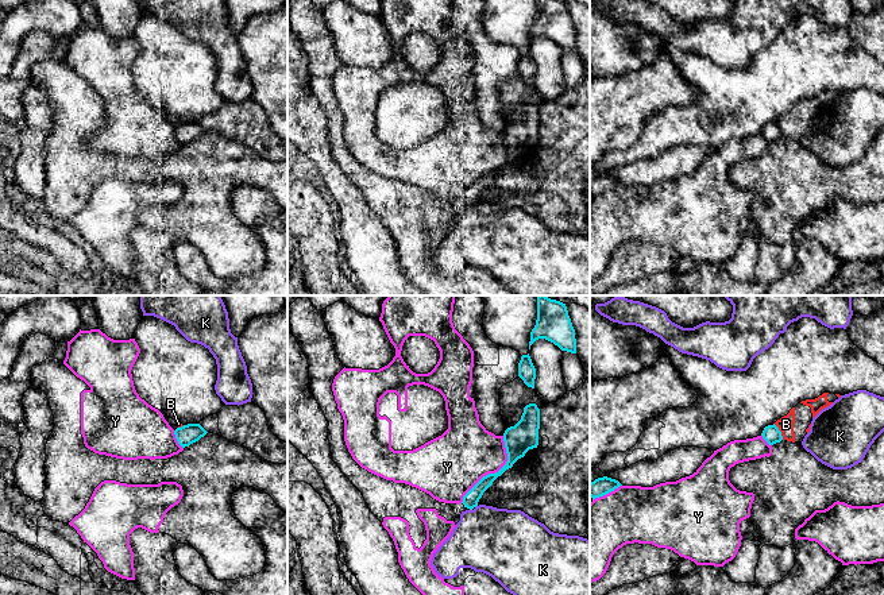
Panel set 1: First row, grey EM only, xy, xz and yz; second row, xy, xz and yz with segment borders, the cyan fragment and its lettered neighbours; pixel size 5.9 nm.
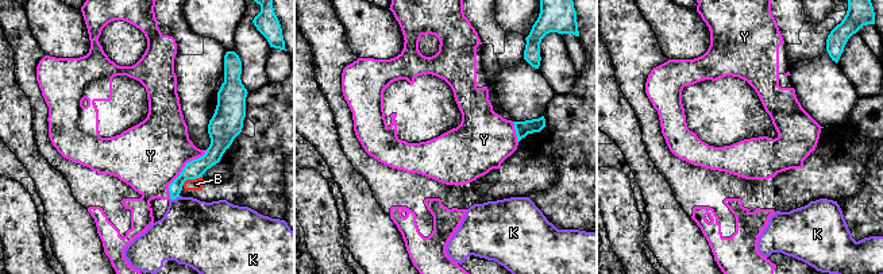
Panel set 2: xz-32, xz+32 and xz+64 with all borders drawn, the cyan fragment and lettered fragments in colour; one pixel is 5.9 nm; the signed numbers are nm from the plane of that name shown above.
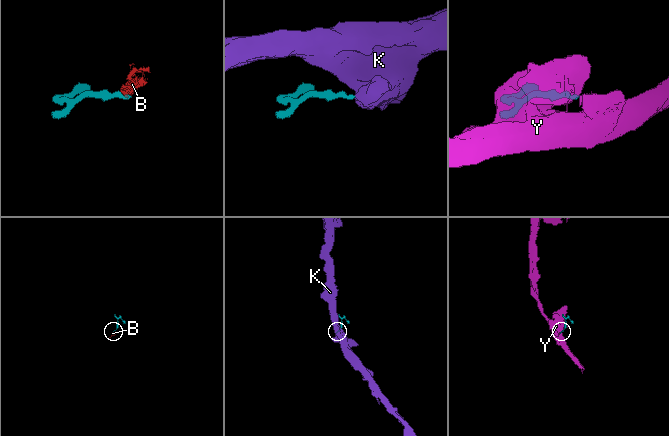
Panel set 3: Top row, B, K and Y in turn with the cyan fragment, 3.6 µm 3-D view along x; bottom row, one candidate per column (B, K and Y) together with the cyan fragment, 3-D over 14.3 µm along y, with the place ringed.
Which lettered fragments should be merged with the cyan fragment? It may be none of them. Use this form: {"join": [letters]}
{"join": ["Y"]}

